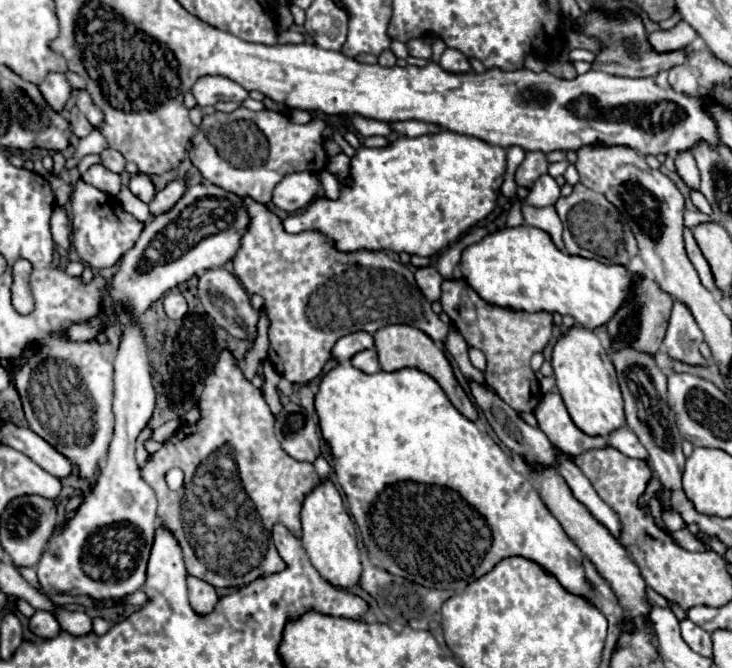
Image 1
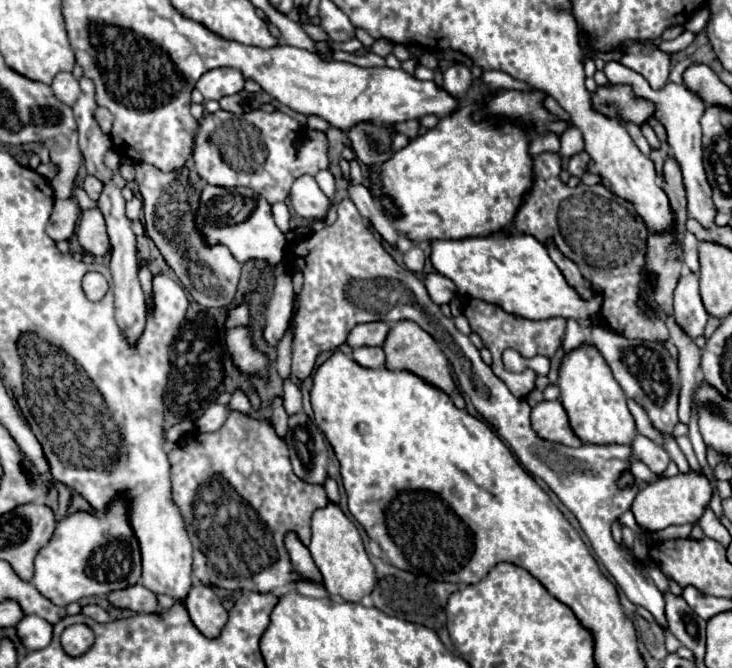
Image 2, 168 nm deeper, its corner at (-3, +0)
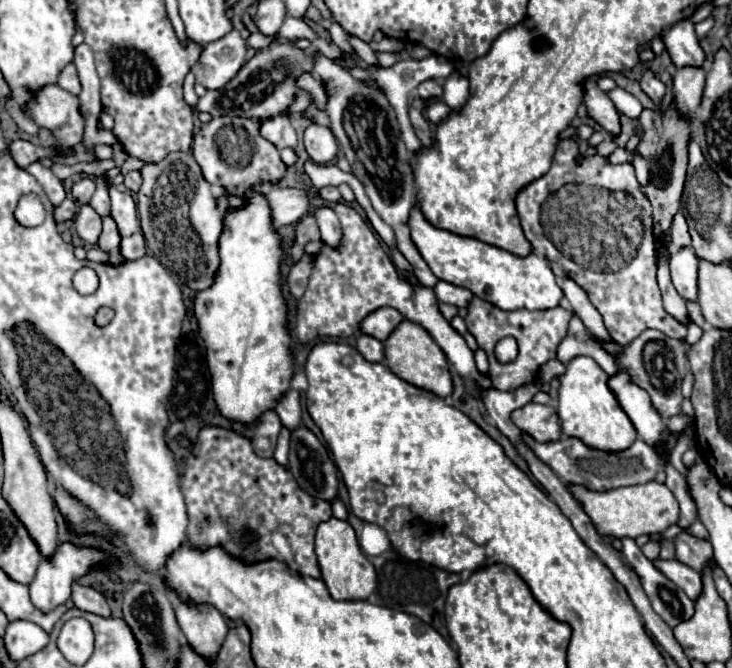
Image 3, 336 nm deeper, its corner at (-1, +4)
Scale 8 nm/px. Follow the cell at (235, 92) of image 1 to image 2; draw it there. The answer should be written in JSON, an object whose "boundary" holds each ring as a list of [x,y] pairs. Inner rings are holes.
{"boundary":[[[235,68],[207,70],[197,82],[197,90],[205,100],[219,100],[221,96],[237,94],[243,90],[243,74]]]}

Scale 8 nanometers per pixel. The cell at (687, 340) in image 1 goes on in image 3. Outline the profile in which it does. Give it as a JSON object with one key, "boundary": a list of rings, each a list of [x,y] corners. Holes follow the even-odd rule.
{"boundary":[[[683,248],[671,256],[671,280],[681,298],[697,302],[697,256],[693,248]]]}

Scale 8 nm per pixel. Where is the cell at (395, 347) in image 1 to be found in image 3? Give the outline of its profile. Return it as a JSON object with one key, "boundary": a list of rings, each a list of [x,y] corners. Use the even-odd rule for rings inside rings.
{"boundary":[[[403,320],[391,332],[391,336],[385,340],[385,362],[391,368],[391,372],[395,372],[399,378],[403,378],[427,392],[433,392],[439,398],[453,394],[453,378],[451,378],[449,364],[447,364],[443,350],[435,344],[435,340],[429,336],[429,332],[415,322]]]}

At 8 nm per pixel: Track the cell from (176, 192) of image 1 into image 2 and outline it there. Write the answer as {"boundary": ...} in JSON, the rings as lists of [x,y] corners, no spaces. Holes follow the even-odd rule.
{"boundary":[[[139,162],[137,184],[145,212],[145,232],[159,248],[167,266],[177,274],[185,290],[205,308],[227,308],[233,304],[237,284],[241,276],[241,264],[231,256],[223,244],[203,244],[203,236],[195,228],[195,208],[199,208],[199,196],[207,182],[191,168],[183,166],[175,172],[161,172],[151,164]]]}

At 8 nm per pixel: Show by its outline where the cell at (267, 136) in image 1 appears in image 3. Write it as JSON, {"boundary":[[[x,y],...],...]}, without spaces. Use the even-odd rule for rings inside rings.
{"boundary":[[[217,116],[211,118],[193,140],[193,156],[201,166],[203,178],[209,184],[229,188],[253,188],[271,186],[283,180],[287,166],[279,158],[279,150],[267,138],[261,136],[259,128],[265,118],[239,118],[239,116]]]}

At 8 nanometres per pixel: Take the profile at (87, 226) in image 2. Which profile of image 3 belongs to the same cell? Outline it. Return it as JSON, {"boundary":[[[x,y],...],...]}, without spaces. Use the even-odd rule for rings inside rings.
{"boundary":[[[81,206],[75,216],[75,230],[87,244],[97,244],[101,234],[101,216],[91,206]]]}

